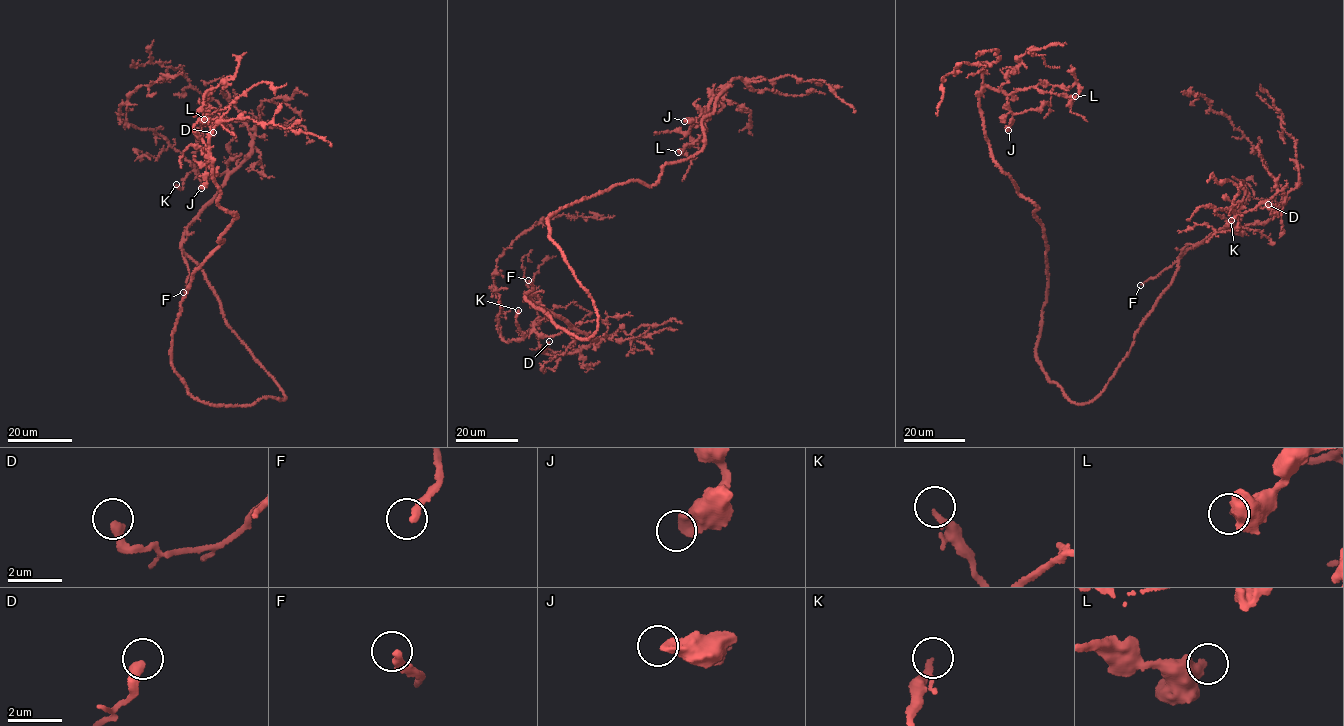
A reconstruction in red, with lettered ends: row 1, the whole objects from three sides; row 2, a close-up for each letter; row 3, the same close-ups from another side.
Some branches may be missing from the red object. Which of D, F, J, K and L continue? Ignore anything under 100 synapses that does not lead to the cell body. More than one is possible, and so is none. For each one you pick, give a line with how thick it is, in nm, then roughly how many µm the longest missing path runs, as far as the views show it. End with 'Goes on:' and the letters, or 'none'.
F: Thickness 280 nm. Missing length about 60 µm
Goes on: F

